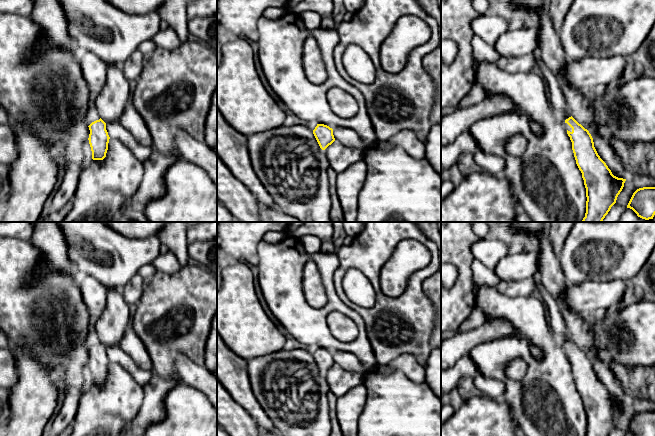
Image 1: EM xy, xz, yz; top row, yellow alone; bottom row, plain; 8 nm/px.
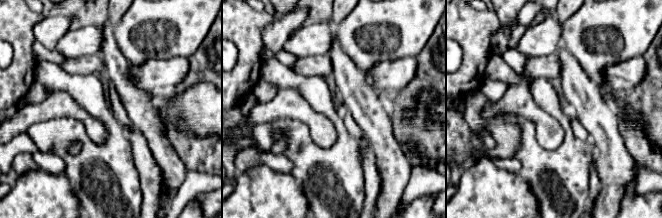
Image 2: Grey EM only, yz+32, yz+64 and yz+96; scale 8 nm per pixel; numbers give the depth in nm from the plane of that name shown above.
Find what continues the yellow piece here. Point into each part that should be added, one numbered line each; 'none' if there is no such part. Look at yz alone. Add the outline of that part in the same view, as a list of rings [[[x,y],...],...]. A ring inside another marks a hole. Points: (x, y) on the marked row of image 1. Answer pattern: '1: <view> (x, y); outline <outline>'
1: yz (566, 125); outline [[[567,105],[567,112],[568,112],[569,116],[567,118],[565,118],[565,119],[562,119],[561,121],[564,124],[566,130],[572,132],[572,128],[565,122],[566,119],[568,119],[569,117],[571,117],[571,113],[570,113],[568,105]]]

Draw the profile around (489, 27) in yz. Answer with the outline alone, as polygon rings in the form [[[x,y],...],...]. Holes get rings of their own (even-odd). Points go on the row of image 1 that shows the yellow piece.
[[[481,15],[473,19],[471,27],[476,35],[494,47],[497,39],[508,31],[508,22],[500,16]]]

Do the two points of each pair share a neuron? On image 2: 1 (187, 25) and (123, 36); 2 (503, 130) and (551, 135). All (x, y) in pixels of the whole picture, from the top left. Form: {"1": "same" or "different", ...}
{"1": "same", "2": "different"}

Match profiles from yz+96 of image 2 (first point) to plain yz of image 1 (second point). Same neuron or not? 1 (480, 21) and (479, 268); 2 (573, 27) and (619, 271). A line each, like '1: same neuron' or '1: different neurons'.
1: different neurons
2: same neuron

